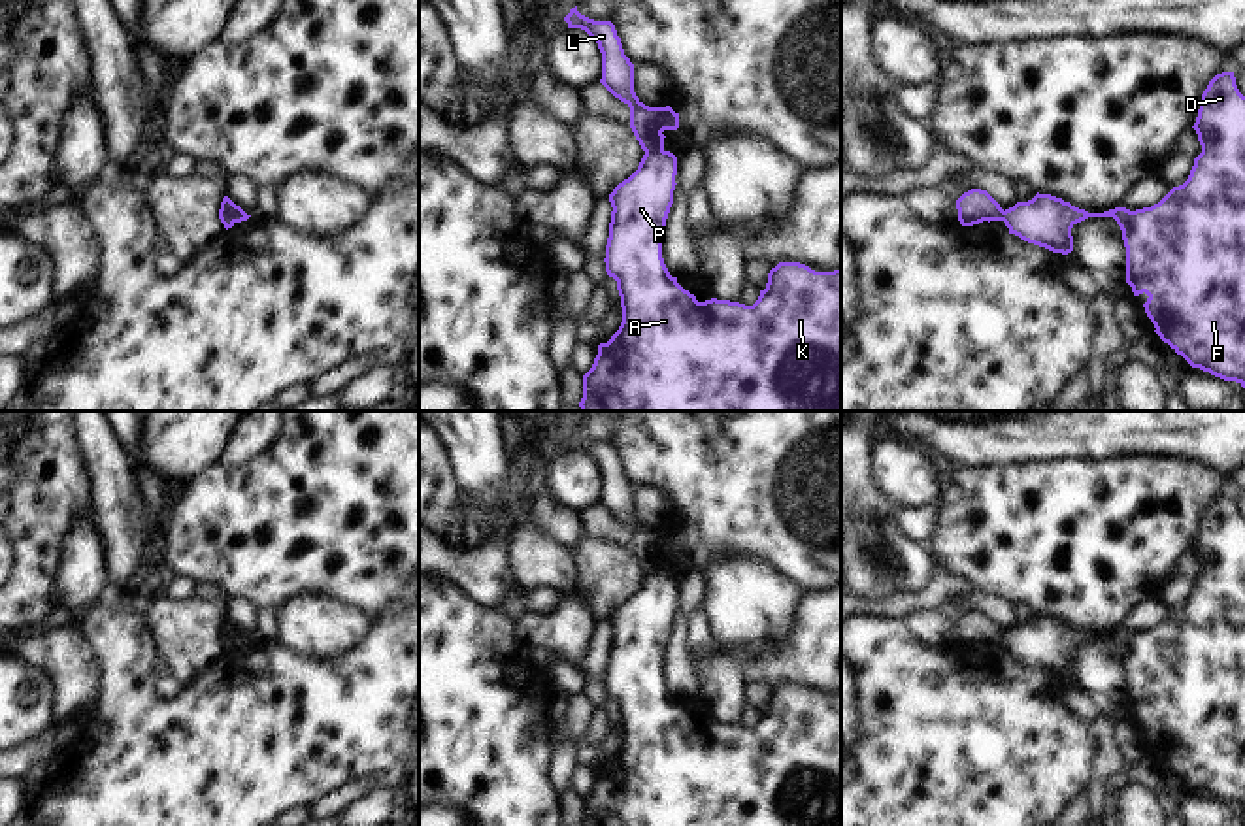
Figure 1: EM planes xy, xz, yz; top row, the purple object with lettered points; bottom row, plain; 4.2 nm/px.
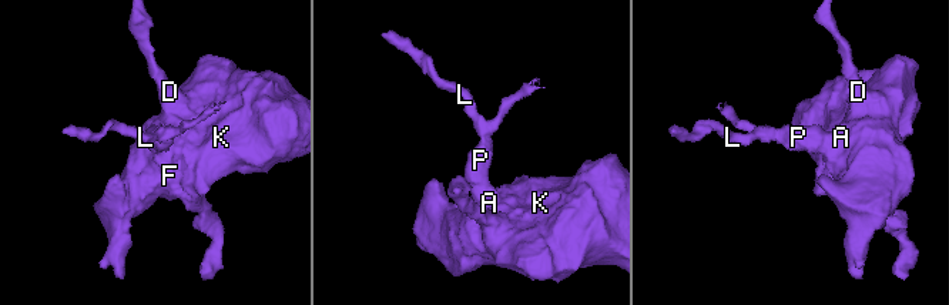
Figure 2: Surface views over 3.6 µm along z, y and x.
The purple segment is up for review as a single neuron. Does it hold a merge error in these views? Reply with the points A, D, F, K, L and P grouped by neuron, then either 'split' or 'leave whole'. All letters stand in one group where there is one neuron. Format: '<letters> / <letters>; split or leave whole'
A D F K P / L; split

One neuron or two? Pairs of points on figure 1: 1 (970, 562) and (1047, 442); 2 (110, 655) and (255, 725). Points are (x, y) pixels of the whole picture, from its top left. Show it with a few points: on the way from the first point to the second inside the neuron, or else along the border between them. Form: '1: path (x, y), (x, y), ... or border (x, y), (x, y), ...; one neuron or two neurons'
1: border (1079, 461), (1025, 461), (991, 468); two neurons
2: path (136, 694), (157, 715), (215, 725); one neuron

